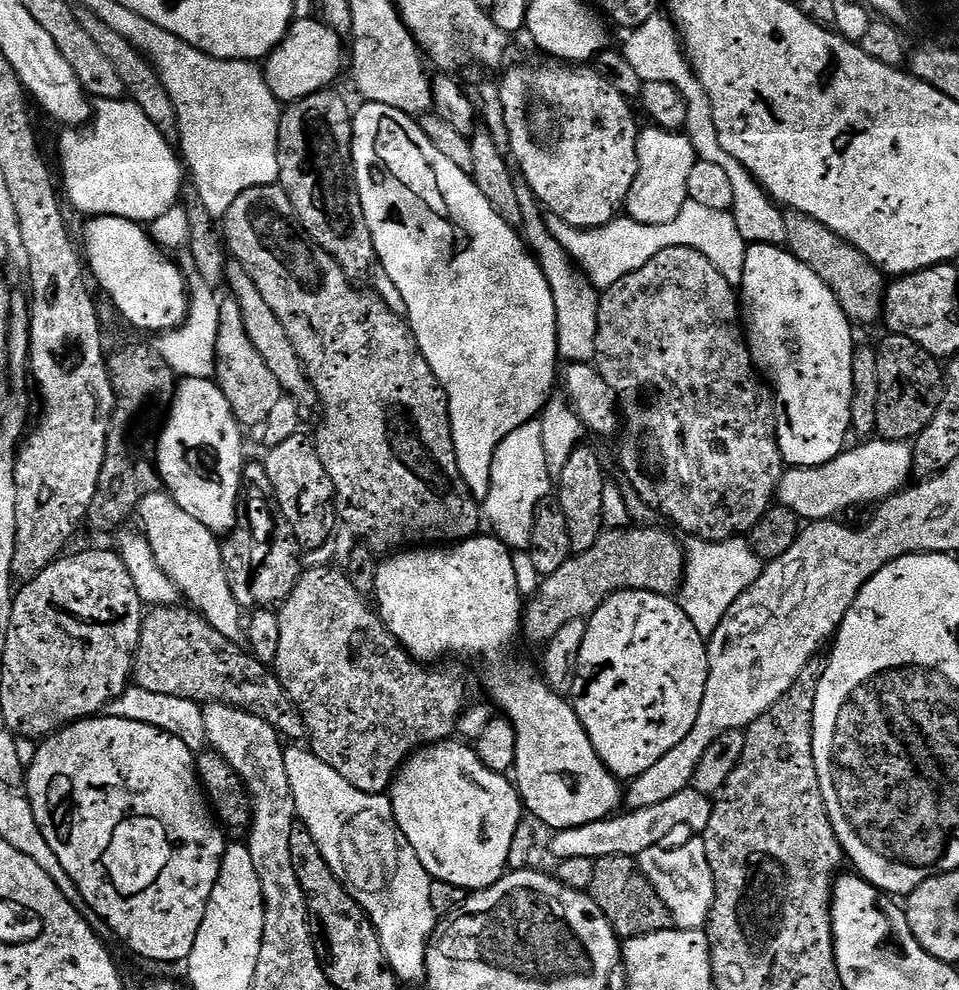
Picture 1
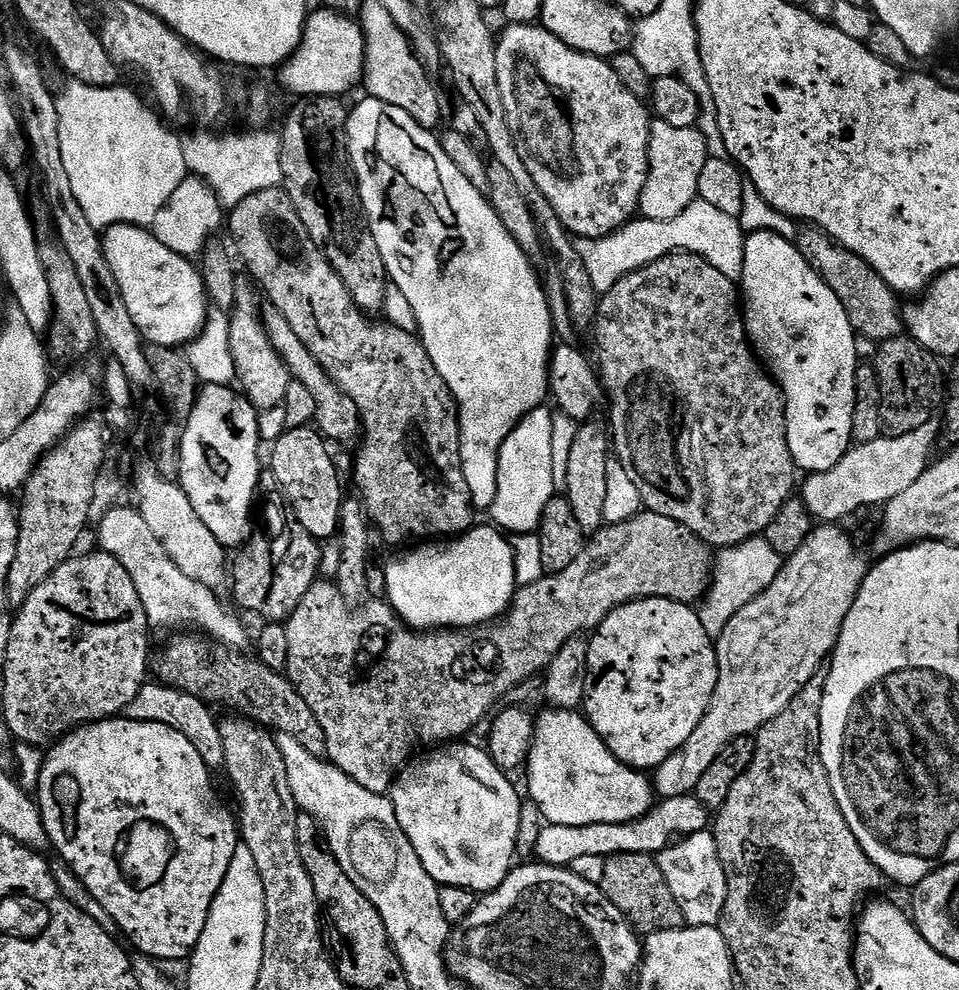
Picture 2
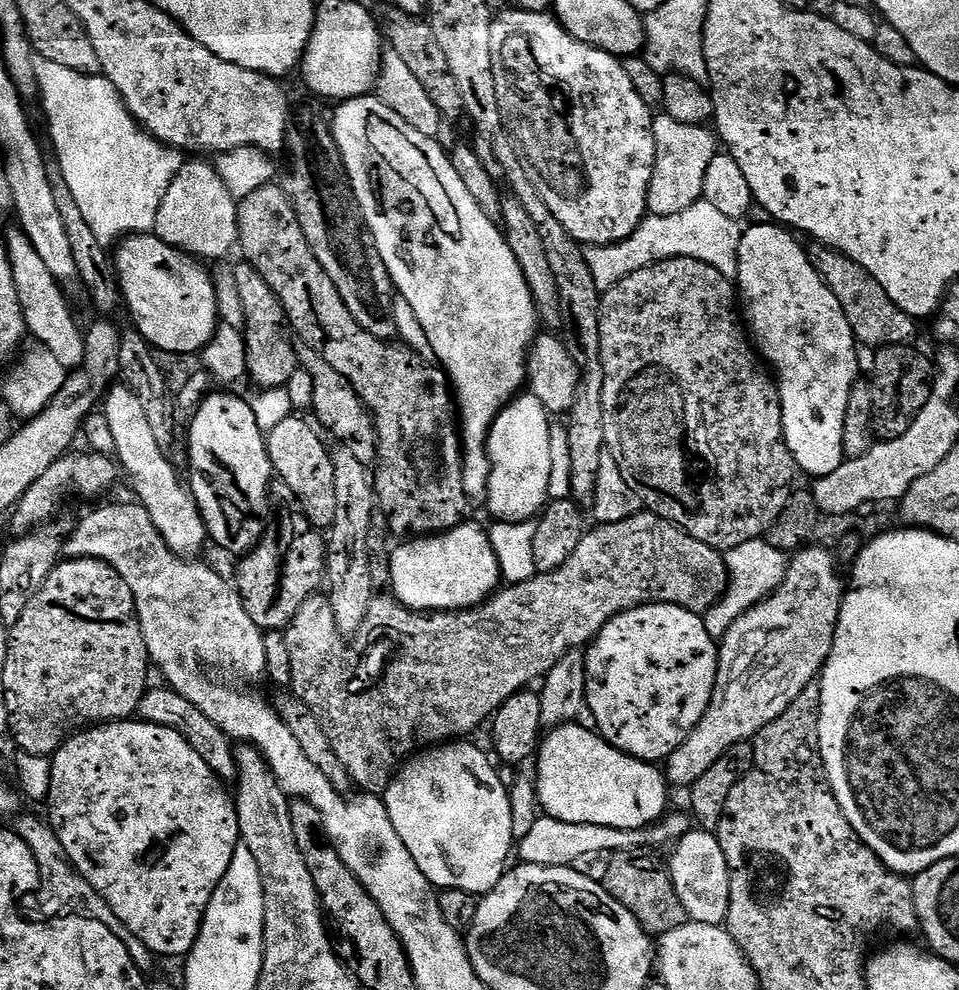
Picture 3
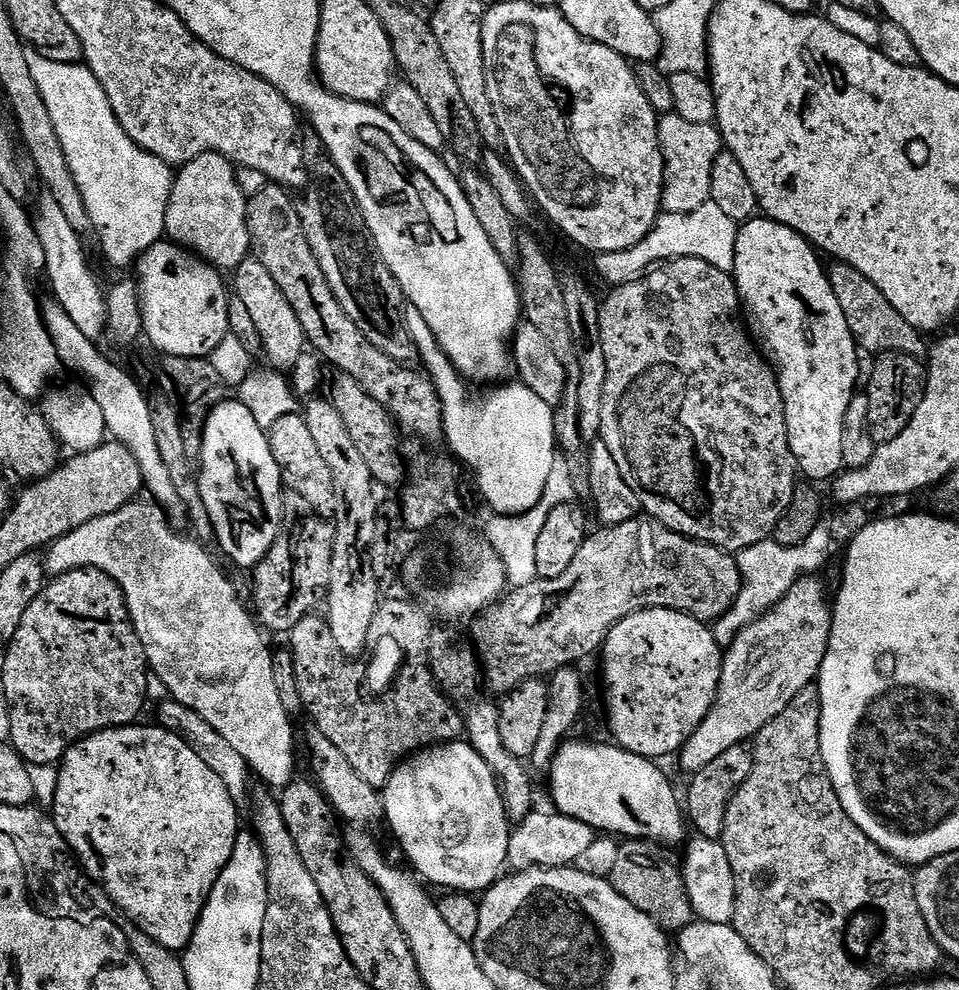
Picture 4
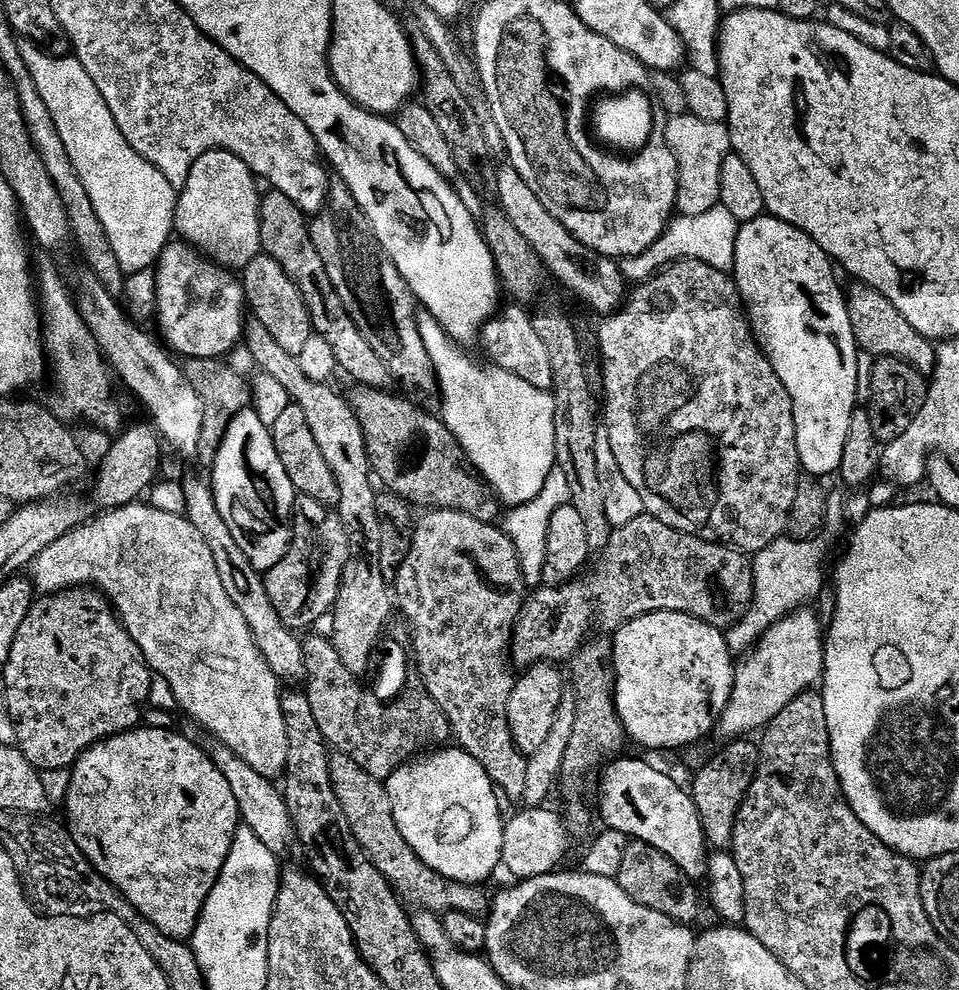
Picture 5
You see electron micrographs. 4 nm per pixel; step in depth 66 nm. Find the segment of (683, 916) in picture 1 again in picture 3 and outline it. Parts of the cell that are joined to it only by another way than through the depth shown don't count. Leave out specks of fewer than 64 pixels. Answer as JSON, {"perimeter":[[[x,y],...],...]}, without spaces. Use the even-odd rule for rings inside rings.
{"perimeter":[[[690,831],[681,840],[675,841],[672,850],[672,857],[666,860],[666,867],[689,921],[723,925],[728,918],[732,871],[728,868],[726,856],[722,854],[716,833]]]}

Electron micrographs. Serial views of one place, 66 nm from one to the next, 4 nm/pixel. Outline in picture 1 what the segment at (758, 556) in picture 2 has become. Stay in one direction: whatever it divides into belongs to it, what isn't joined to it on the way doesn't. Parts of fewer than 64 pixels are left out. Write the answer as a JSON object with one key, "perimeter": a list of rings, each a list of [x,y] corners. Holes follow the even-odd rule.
{"perimeter":[[[693,539],[686,548],[684,558],[684,582],[678,593],[680,609],[694,624],[694,630],[710,638],[722,622],[726,610],[738,602],[741,594],[760,577],[762,561],[756,557],[747,539],[718,540],[709,542]]]}

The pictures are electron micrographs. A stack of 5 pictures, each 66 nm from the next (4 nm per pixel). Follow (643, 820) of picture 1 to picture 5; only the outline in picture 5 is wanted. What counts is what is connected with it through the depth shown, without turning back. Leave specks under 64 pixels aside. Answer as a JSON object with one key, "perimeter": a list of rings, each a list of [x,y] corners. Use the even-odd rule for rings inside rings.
{"perimeter":[[[528,806],[517,816],[508,816],[504,826],[502,842],[502,868],[517,881],[545,876],[548,872],[557,871],[568,852],[569,825],[565,817],[551,812],[548,806]]]}

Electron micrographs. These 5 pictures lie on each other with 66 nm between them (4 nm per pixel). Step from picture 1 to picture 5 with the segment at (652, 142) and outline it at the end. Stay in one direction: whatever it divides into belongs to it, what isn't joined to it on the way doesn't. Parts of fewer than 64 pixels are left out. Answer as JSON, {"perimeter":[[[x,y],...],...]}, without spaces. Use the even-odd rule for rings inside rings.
{"perimeter":[[[691,114],[669,116],[664,126],[664,141],[672,149],[678,170],[676,212],[682,216],[697,216],[717,207],[721,203],[722,164],[728,153],[732,152],[727,123],[702,122],[702,118]]]}

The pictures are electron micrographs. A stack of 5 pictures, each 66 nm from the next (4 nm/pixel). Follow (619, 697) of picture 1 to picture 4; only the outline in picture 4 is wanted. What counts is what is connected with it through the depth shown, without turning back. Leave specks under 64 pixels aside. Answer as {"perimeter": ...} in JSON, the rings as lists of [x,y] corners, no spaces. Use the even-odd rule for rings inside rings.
{"perimeter":[[[647,608],[622,618],[602,649],[611,739],[639,756],[679,753],[716,701],[724,655],[715,631],[686,612]]]}

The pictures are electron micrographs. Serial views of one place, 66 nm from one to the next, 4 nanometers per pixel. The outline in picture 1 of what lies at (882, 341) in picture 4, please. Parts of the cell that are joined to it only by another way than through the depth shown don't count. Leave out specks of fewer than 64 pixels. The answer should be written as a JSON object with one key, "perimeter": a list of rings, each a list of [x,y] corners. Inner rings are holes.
{"perimeter":[[[791,210],[783,213],[786,226],[786,247],[793,256],[797,256],[838,298],[838,306],[848,315],[853,325],[872,324],[884,315],[884,293],[886,276],[880,269],[862,254],[854,245],[846,243],[838,234],[834,234],[822,222],[810,218],[801,212]]]}

